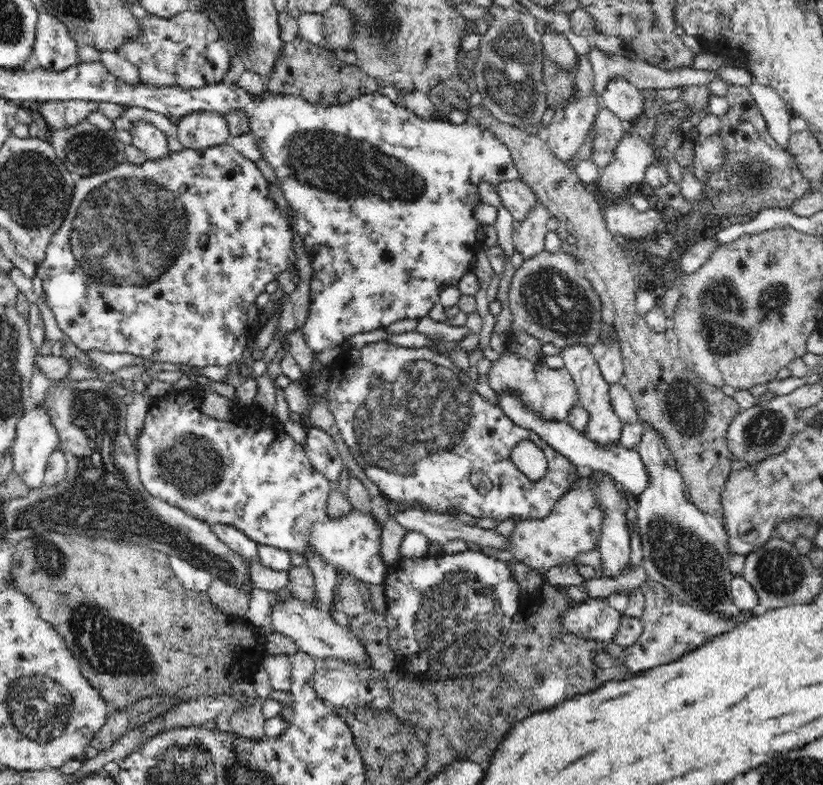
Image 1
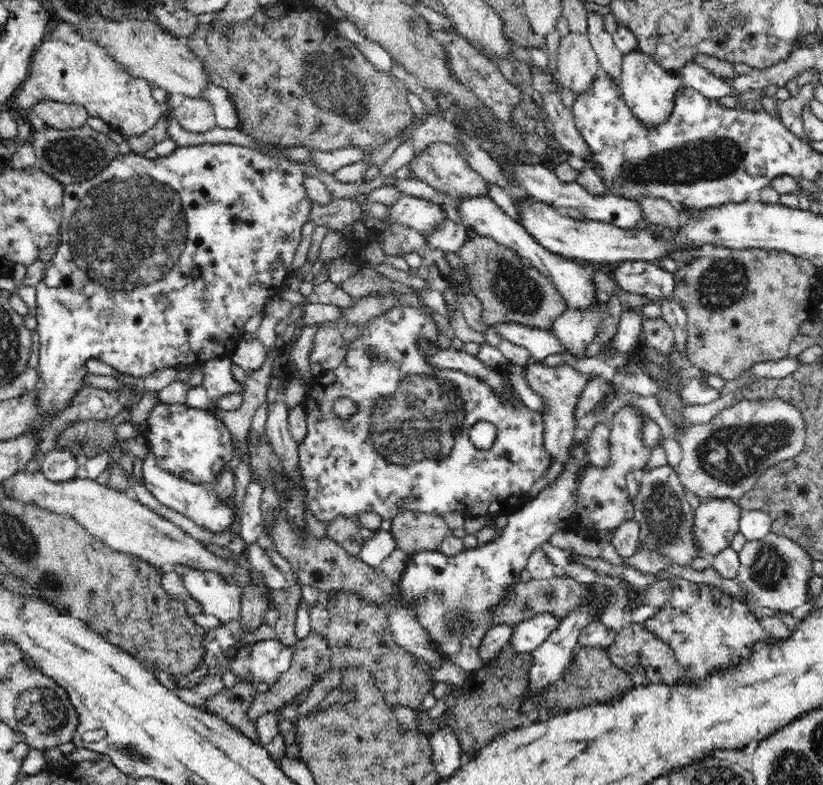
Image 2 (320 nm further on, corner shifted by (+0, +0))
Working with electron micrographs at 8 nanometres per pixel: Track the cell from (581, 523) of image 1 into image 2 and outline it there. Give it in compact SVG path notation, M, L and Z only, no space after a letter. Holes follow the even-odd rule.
M626 405L618 409L610 423L610 460L606 468L598 468L591 464L584 466L584 472L578 478L578 494L576 494L576 510L567 518L565 529L578 534L585 534L594 538L602 538L621 522L630 520L634 516L632 498L628 496L626 488L626 474L630 471L638 472L646 466L650 458L650 450L642 444L642 415L636 413L636 407Z

